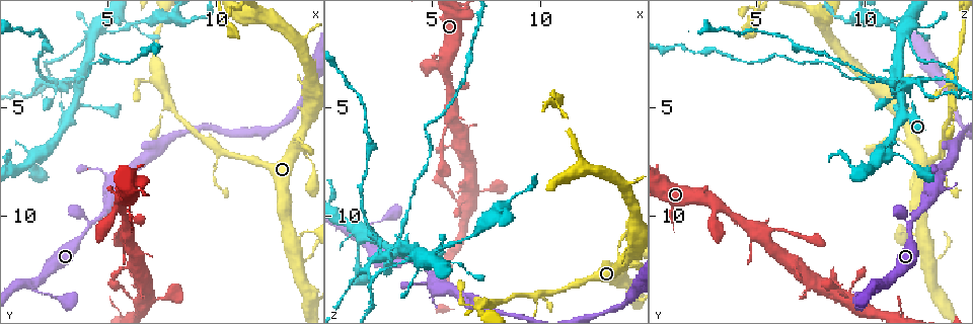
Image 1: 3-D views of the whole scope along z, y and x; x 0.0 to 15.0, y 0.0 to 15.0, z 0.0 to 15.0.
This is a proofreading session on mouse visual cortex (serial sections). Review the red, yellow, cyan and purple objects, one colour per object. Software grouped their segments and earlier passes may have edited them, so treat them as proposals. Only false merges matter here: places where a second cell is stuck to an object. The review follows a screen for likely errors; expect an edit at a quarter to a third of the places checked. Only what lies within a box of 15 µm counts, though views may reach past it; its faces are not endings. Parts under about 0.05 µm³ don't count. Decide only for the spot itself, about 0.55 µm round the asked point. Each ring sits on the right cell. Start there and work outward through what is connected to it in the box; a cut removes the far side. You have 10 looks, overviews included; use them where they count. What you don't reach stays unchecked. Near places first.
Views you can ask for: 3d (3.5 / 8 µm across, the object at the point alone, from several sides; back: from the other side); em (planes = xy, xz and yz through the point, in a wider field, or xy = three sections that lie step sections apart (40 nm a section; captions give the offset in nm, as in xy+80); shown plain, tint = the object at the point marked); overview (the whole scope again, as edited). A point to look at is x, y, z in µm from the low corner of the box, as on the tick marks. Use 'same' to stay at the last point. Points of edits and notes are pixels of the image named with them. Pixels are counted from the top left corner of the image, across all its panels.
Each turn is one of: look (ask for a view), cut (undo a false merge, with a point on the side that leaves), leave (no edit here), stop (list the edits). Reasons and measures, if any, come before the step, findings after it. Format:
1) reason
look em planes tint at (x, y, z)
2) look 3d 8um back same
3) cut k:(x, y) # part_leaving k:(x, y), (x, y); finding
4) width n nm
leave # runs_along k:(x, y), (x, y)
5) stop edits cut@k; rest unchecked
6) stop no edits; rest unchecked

look 3d 3.5um at (7.8, 13.6, 8.7)

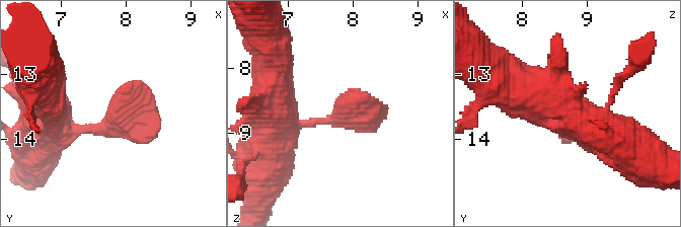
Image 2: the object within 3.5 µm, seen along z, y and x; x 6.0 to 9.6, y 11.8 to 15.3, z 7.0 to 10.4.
need the tissue
look em xy step 5 tint at (7.90, 13.60, 8.65)

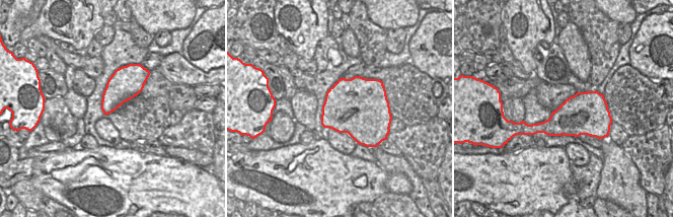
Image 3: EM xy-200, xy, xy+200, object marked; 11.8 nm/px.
width 700 nm
leave # runs_along 2:(272, 126), (384, 105); continuous, no second cell

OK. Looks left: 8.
look 3d 8um at (10.3, 7.1, 13.5)

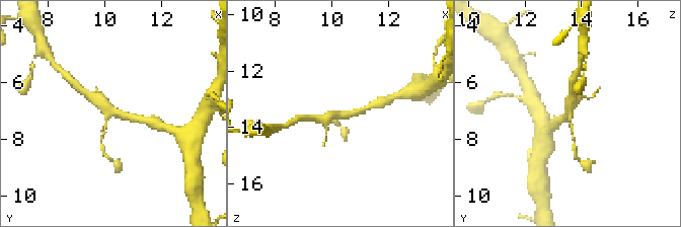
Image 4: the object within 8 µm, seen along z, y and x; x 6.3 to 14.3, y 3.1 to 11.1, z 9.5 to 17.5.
look 3d 3.5um back at (10.3, 7.1, 13.6)

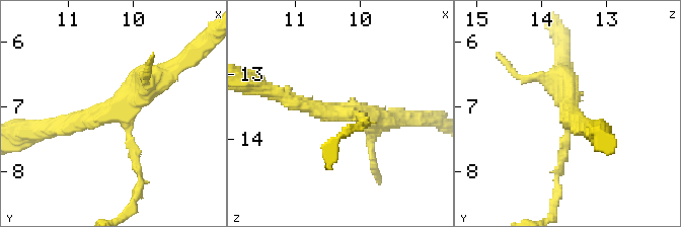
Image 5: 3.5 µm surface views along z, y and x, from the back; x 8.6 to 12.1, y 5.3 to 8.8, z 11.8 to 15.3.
arms 3; arm_widths 150, 200, 350 nm; now the EM
look em xy step 5 tint at (10.35, 7.05, 13.55)

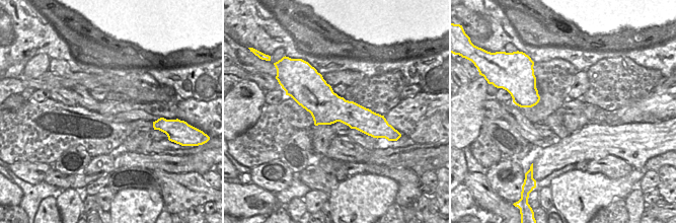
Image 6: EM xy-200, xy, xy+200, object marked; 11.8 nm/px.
leave # all the same cell

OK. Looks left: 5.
a narrow waist
look 3d 3.5um back at (4.0, 3.6, 9.1)

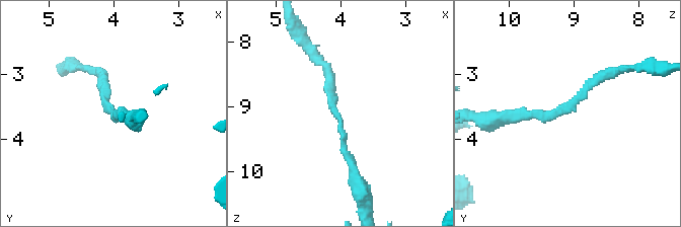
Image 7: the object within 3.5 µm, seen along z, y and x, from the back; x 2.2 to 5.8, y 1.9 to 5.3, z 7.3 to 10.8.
arm_widths 200, 200 nm
leave # runs_along 7:(500, 118), (559, 115), (611, 74); one cell here

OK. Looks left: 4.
abrupt turn
look 3d 3.5um at (4.7, 2.5, 6.0)

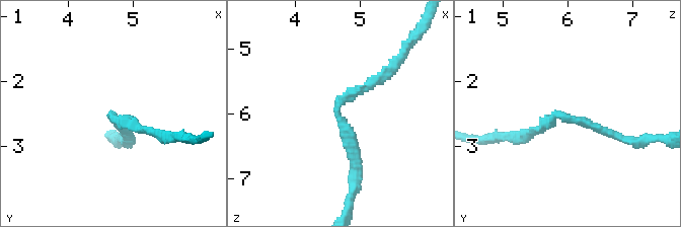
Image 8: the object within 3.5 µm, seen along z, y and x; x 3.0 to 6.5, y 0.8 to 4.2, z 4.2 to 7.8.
arm_widths 150, 150 nm; shape alone is not enough
look em xy step 3 tint at (4.65, 2.50, 5.90)

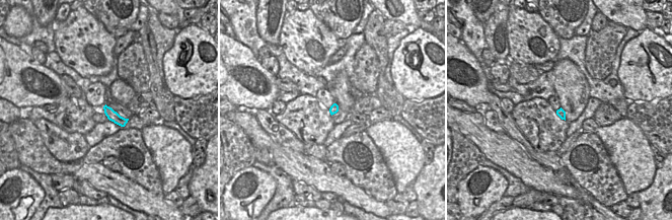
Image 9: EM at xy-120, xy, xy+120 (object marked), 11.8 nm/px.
width 100 nm
leave # runs_along 8:(355, 163), (338, 101), (388, 70); one cell here

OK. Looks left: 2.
stop no edits; rest unchecked

